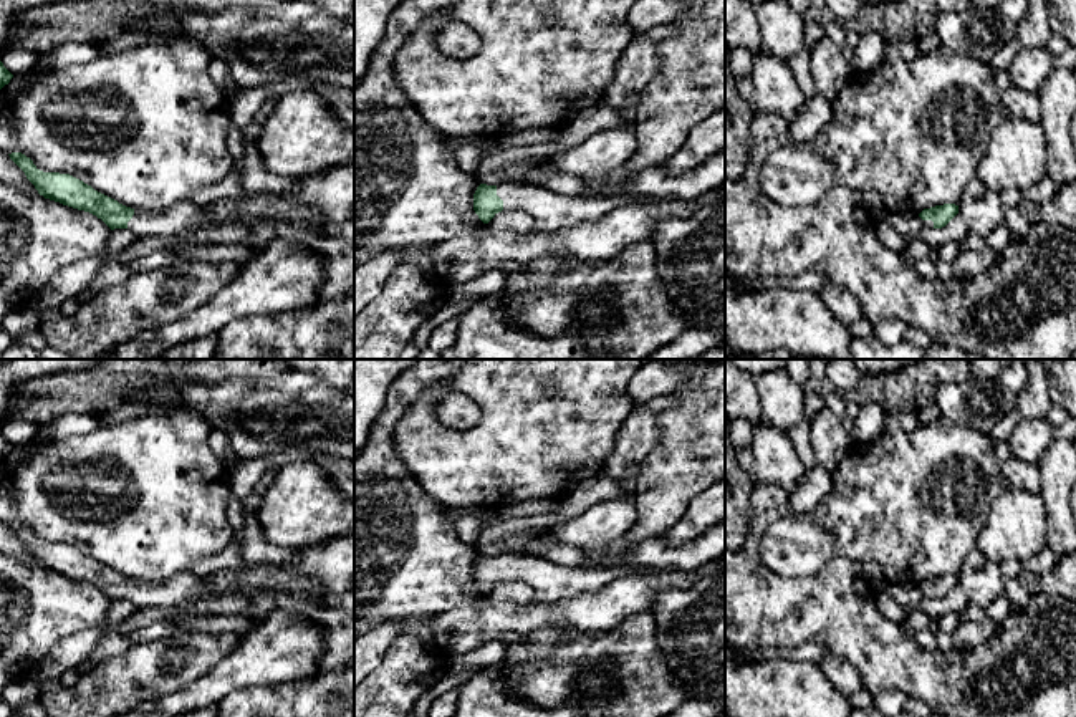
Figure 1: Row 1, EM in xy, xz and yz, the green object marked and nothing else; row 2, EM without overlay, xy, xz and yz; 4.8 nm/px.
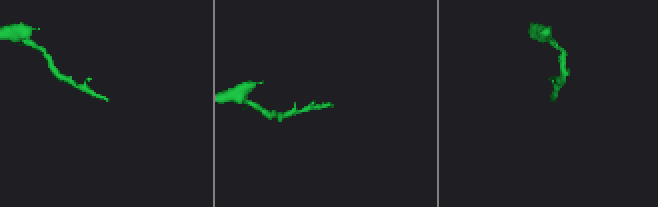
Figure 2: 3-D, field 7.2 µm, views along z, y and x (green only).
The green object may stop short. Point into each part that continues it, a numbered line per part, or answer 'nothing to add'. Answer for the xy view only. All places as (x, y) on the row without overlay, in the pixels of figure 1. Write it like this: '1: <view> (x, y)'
1: xy (333, 613)

